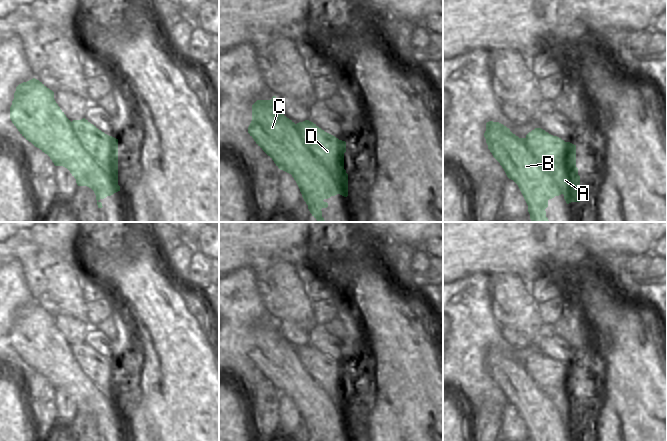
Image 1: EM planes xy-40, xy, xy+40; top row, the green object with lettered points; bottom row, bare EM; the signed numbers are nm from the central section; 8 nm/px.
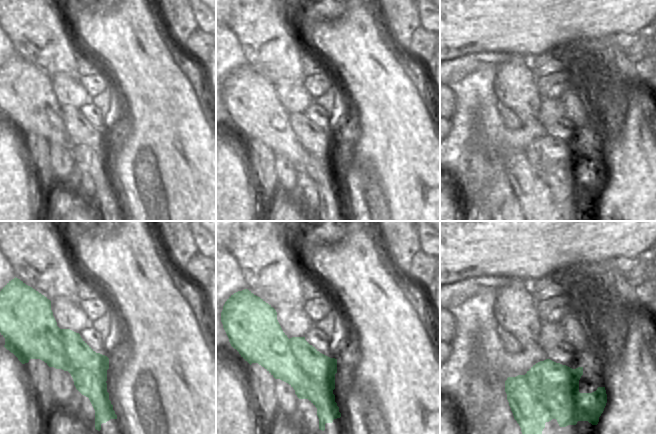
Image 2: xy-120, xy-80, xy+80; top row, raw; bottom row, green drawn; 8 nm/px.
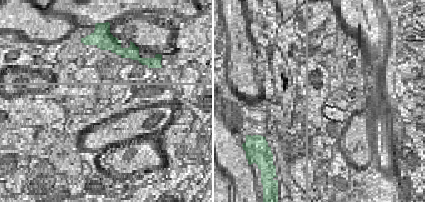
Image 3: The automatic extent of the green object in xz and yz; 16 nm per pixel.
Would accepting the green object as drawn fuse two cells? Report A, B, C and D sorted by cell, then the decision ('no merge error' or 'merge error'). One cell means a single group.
A B C / D | merge error

